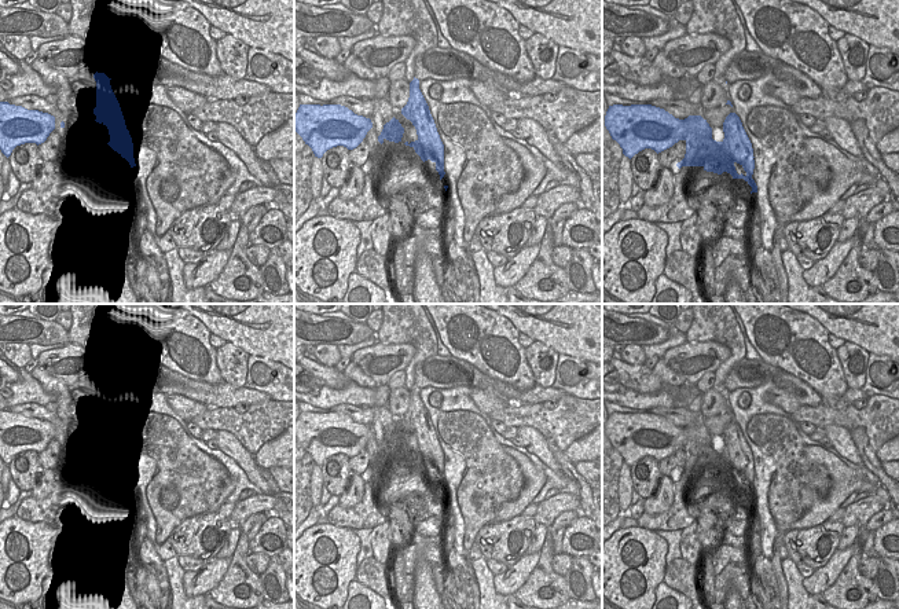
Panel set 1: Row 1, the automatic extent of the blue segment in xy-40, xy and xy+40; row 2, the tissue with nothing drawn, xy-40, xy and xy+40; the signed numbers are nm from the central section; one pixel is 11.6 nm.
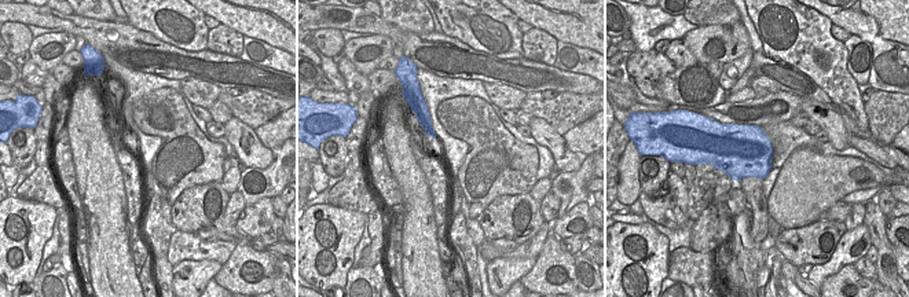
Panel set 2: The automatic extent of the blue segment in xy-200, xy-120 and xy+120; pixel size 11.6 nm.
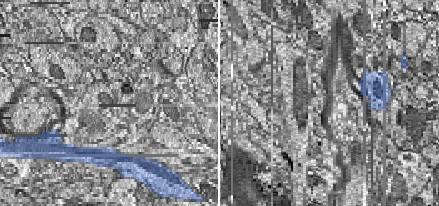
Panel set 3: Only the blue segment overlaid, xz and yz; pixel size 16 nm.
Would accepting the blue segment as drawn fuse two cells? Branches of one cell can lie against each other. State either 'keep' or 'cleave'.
cleave

